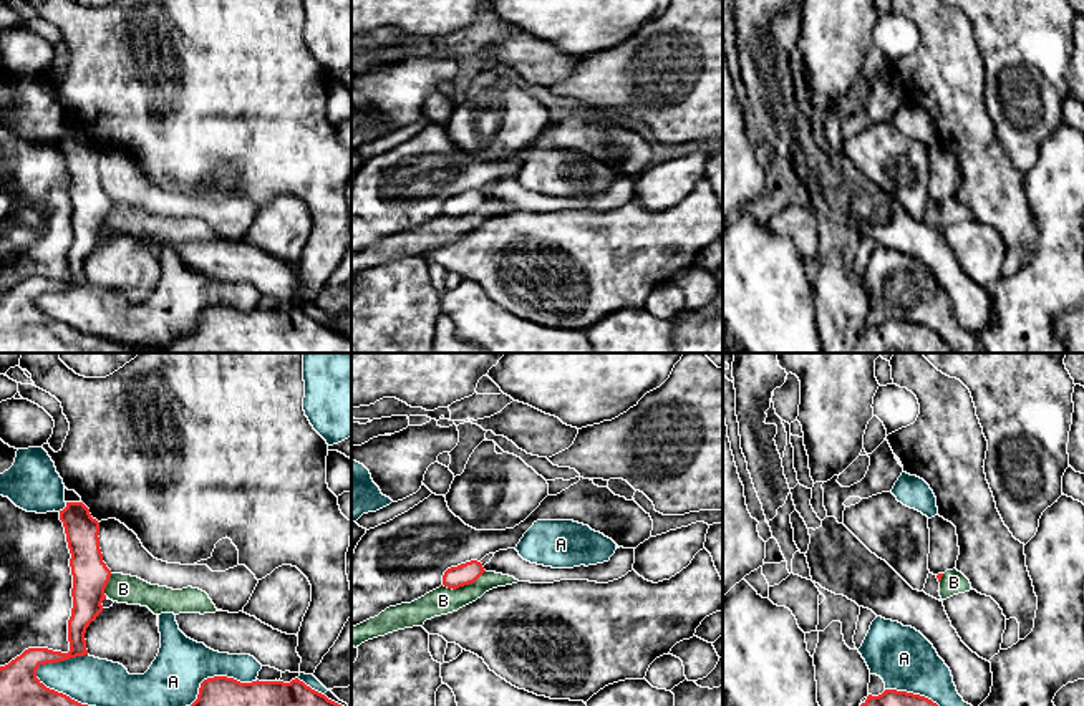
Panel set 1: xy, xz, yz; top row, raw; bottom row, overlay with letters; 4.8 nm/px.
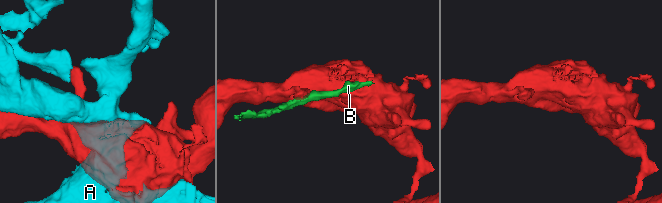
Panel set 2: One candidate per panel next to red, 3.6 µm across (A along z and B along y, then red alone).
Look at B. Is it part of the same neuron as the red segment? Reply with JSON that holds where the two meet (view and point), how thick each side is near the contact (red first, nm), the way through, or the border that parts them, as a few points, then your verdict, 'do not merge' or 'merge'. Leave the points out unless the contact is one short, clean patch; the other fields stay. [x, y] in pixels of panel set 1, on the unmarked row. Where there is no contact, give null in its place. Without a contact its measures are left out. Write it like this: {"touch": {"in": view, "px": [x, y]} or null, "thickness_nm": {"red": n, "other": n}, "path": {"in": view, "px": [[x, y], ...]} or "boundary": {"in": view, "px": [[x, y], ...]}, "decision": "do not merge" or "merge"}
{"touch": {"in": "xz", "px": [463, 214]}, "thickness_nm": {"red": 110, "other": 140}, "boundary": {"in": "xz", "px": [[484, 199], [473, 211], [454, 217], [443, 214]]}, "decision": "do not merge"}

